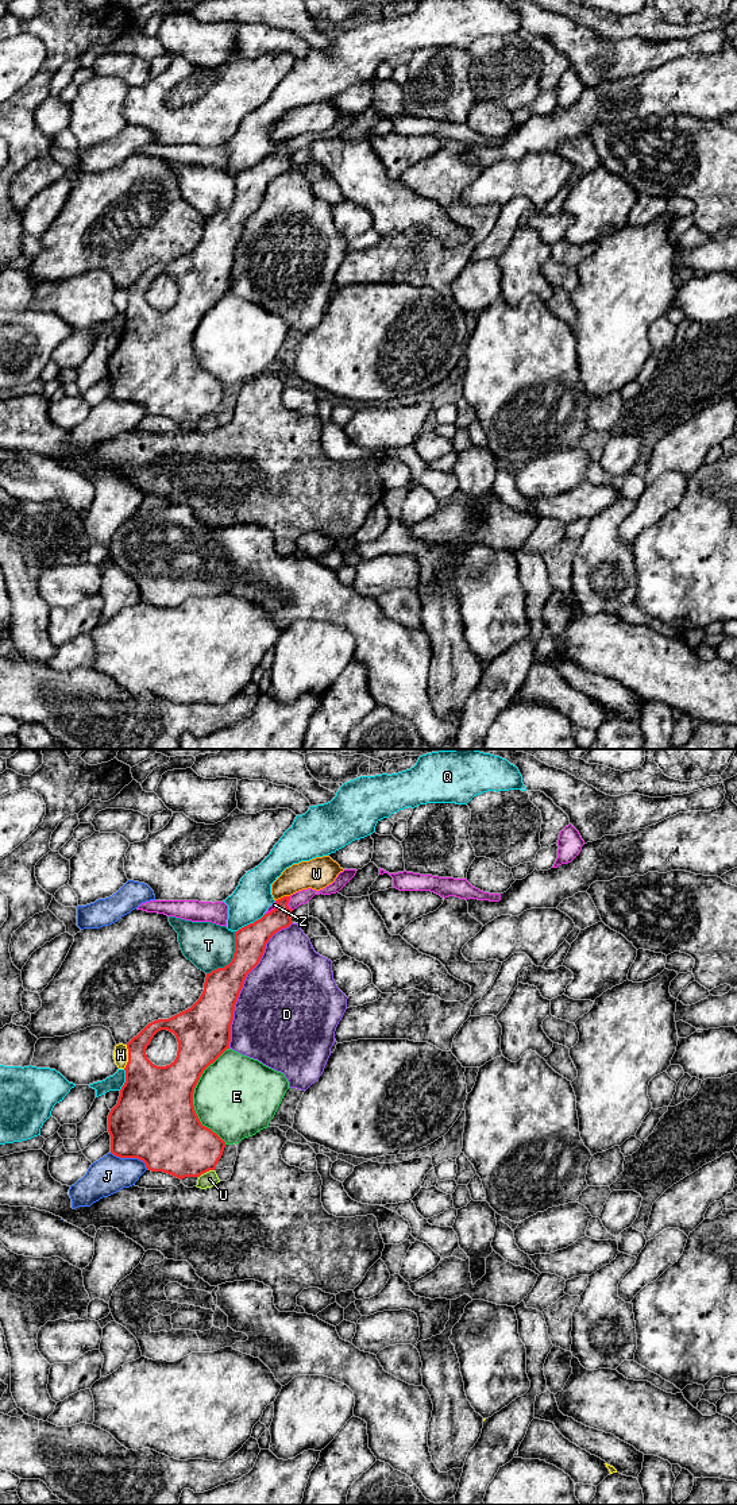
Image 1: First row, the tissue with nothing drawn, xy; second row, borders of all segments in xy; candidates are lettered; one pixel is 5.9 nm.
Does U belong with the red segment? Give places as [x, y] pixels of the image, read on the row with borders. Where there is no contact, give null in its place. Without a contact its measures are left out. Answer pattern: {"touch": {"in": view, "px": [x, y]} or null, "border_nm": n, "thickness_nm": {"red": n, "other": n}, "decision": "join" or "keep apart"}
{"touch": {"in": "xy", "px": [205, 1172]}, "border_nm": 110, "thickness_nm": {"red": 380, "other": 90}, "decision": "keep apart"}

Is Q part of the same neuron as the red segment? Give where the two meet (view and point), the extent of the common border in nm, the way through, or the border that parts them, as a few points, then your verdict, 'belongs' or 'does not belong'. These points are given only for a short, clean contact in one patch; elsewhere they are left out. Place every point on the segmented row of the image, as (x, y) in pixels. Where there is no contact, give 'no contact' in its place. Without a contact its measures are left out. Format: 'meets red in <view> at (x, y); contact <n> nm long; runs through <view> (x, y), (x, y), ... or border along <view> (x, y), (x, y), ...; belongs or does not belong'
meets red in xy at (250, 923); contact 220 nm long; does not belong

